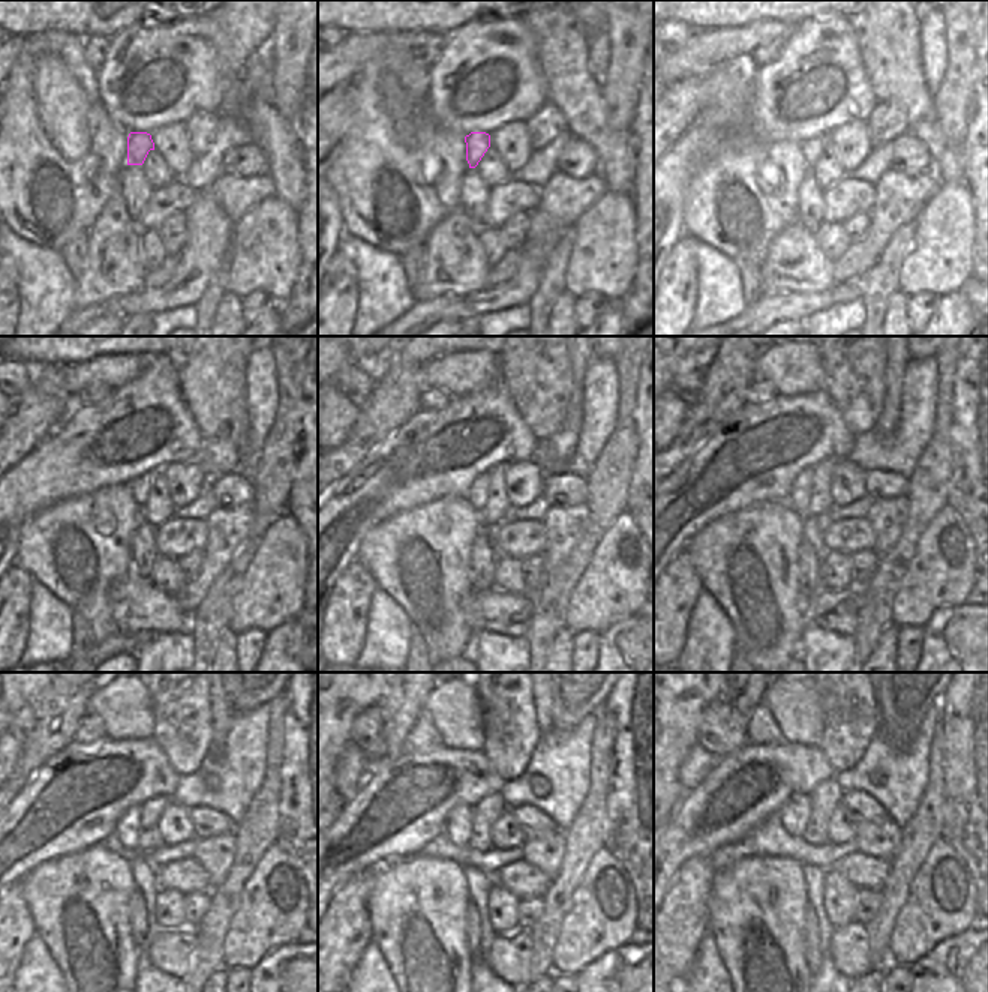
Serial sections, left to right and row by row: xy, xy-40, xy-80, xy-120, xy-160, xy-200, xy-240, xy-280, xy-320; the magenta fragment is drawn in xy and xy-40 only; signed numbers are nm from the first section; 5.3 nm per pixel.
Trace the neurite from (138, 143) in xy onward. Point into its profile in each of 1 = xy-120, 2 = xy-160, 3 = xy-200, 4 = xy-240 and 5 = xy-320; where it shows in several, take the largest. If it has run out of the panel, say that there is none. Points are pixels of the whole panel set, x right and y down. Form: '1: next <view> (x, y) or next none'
1: next xy-120 (140, 486)
2: next xy-160 (477, 496)
3: next xy-200 (799, 492)
4: next xy-240 (126, 829)
5: next xy-320 (793, 815)

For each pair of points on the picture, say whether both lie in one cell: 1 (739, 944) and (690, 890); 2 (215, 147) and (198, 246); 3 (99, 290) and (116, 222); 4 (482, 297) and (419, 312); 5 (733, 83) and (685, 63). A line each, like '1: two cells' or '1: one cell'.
1: two cells
2: two cells
3: one cell
4: one cell
5: two cells

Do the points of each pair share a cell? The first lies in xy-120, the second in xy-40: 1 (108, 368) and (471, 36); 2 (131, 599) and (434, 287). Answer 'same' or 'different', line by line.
1: different
2: same

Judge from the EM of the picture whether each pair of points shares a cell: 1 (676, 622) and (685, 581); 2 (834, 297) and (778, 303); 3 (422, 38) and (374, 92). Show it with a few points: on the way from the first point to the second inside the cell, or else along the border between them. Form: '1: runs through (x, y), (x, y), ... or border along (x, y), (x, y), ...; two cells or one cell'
1: runs through (676, 611), (676, 592); one cell
2: runs through (820, 299), (810, 303), (792, 303); one cell
3: border along (411, 53), (381, 53), (372, 60); two cells

